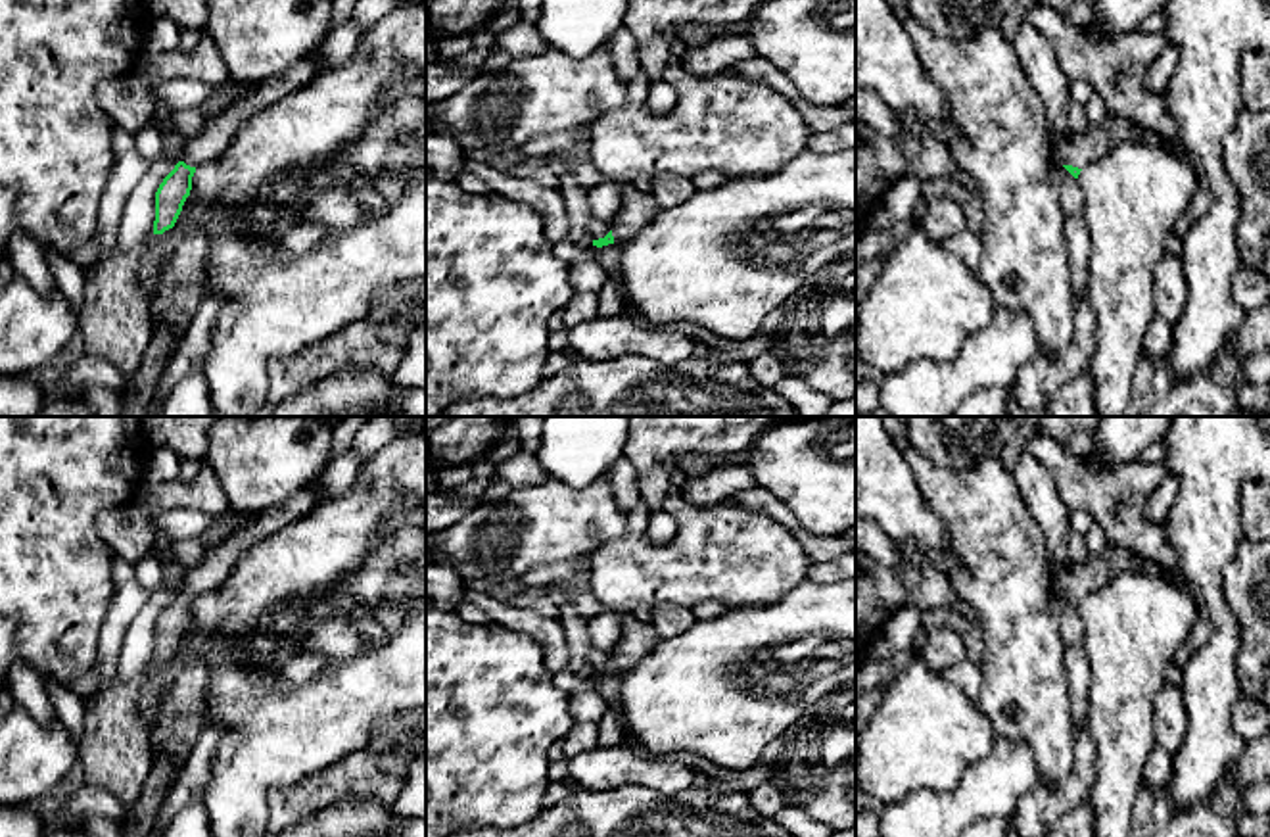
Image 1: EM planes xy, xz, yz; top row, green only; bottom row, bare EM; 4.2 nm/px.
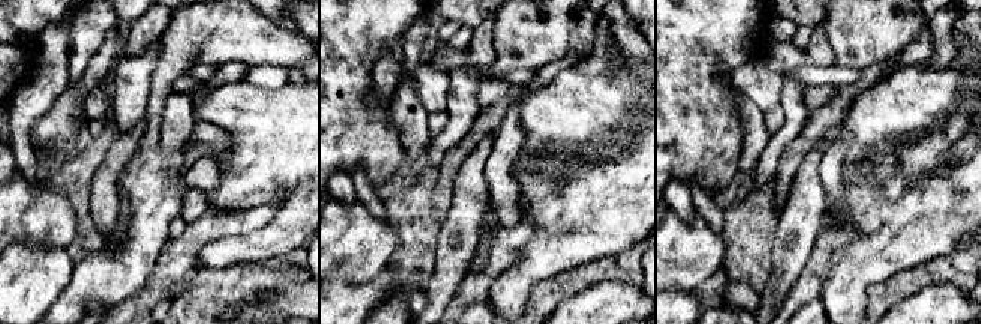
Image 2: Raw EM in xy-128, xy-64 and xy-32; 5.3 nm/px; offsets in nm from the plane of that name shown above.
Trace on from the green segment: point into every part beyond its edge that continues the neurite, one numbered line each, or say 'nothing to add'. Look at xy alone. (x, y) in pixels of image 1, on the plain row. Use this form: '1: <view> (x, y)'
1: xy (213, 571)

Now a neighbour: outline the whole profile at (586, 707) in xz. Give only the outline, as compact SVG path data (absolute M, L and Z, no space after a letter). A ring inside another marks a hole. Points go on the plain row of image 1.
M574 693L570 695L570 712L576 722L599 724L606 714L608 705L599 693Z

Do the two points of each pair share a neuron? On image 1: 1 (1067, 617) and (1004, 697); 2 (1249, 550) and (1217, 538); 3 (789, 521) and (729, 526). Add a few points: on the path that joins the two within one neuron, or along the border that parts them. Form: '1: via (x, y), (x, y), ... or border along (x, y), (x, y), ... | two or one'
1: border along (1050, 580), (1050, 605), (1059, 622), (1067, 669) | two
2: border along (1242, 536), (1236, 555), (1226, 569), (1226, 590) | two
3: border along (737, 503), (779, 523), (800, 544), (806, 557) | two

